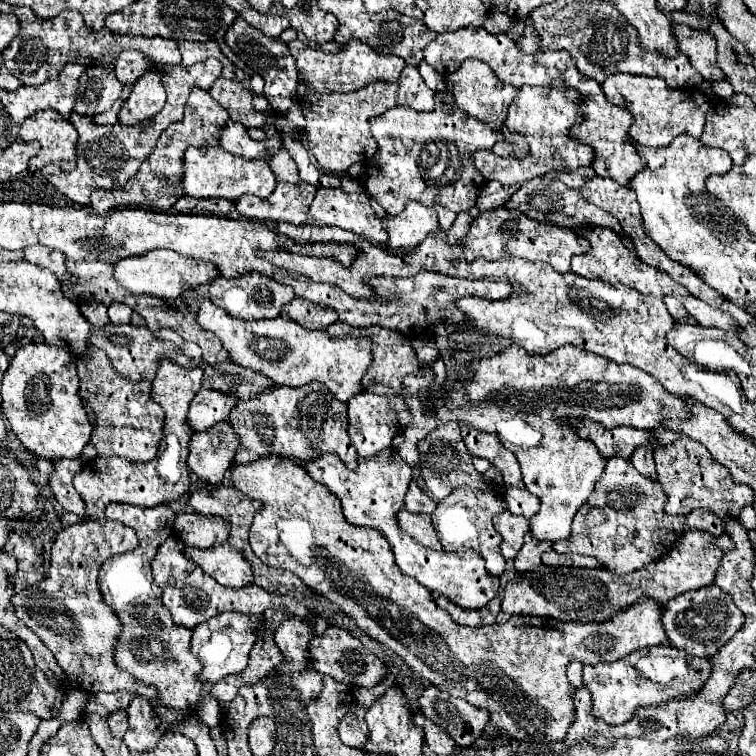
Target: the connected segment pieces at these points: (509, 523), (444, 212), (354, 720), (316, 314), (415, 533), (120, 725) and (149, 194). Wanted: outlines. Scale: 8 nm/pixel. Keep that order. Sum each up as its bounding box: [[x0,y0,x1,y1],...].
[[492,511,528,559],[436,205,456,231],[338,705,368,749],[284,299,338,329],[398,509,442,549],[108,711,128,737],[91,91,228,214]]

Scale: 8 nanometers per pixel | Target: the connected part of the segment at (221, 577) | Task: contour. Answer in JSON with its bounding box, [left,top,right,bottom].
[184,543,254,589]

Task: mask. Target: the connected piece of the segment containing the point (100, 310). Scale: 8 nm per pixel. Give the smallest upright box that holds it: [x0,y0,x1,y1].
[80,303,110,327]

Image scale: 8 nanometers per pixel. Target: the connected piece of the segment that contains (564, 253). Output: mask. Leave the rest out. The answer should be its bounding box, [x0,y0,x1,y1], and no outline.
[464,207,590,273]

